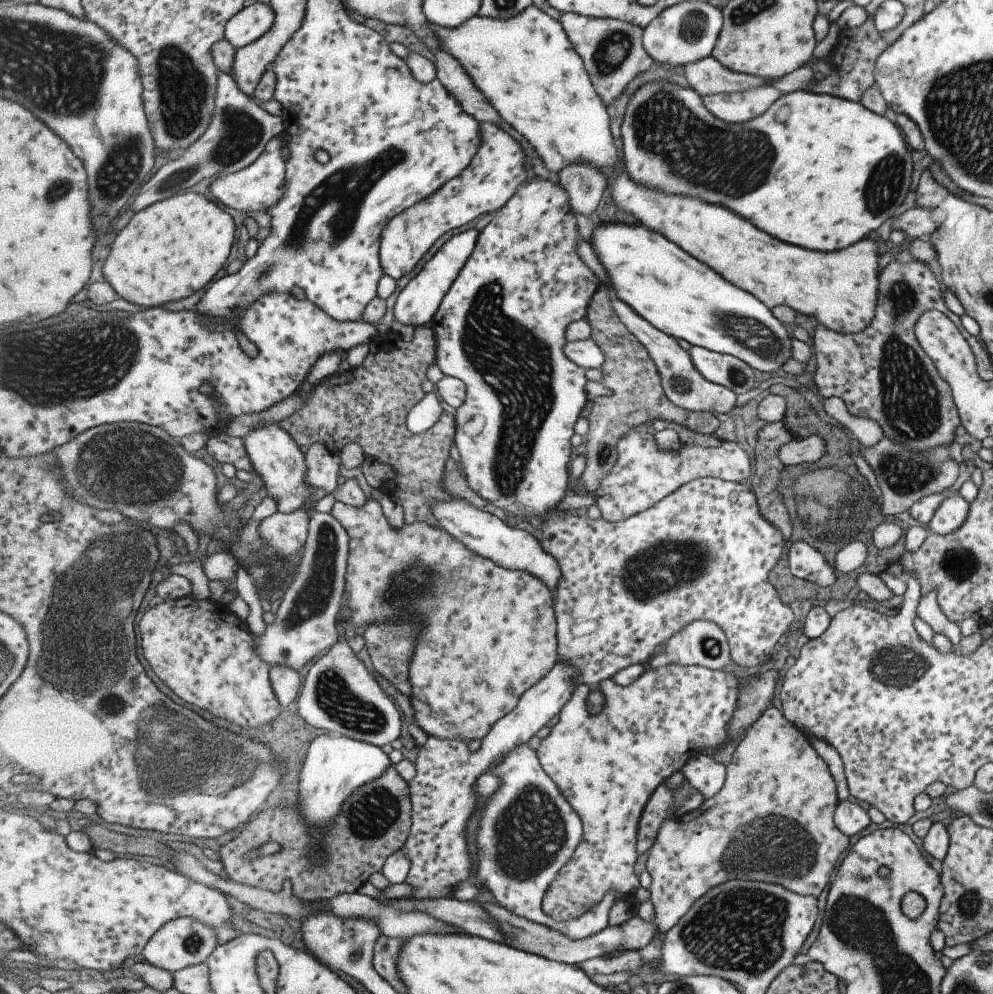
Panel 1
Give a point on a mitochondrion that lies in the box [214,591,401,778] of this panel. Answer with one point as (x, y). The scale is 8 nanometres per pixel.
(333, 697)

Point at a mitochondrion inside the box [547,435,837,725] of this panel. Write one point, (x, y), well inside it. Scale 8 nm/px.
(652, 571)

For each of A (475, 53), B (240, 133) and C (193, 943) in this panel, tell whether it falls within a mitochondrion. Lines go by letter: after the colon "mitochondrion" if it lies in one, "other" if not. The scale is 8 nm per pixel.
A: other
B: mitochondrion
C: mitochondrion

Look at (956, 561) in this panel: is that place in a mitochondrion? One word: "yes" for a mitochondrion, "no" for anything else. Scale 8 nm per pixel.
yes

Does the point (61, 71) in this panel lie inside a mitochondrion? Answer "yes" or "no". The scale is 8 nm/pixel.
yes

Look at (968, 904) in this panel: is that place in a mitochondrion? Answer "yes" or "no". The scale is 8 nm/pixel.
yes

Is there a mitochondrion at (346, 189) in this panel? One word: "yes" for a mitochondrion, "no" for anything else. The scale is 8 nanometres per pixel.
yes

